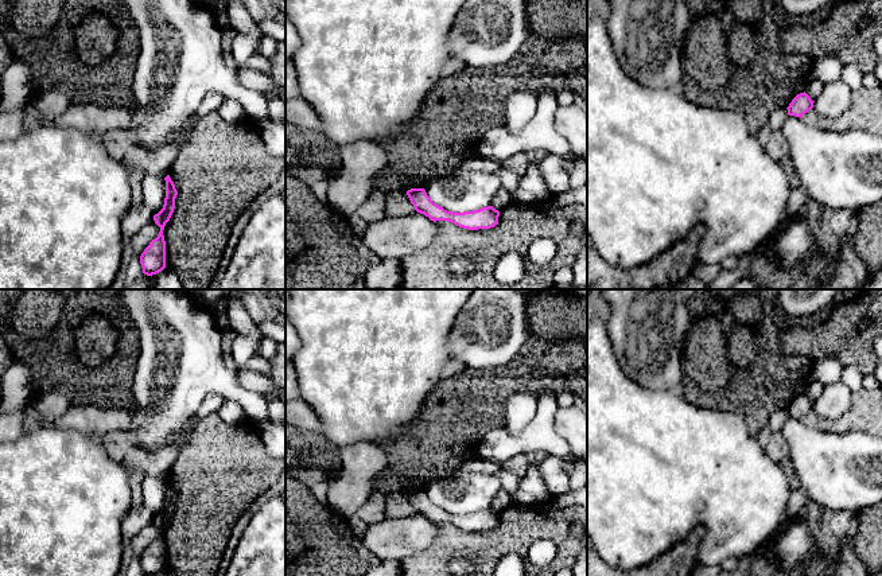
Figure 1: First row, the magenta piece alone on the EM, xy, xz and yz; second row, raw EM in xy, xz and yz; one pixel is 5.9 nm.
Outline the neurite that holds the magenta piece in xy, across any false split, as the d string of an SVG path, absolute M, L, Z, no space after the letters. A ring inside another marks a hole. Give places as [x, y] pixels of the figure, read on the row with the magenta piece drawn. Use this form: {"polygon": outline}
{"polygon": "M167 175L164 180L166 180L164 205L163 209L154 215L154 221L160 227L160 231L158 237L149 242L149 245L144 249L144 252L140 256L143 273L147 276L156 275L166 268L166 241L163 230L174 213L175 198L178 195L178 191L170 175Z"}

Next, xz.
{"polygon": "M411 188L407 195L415 210L434 222L447 221L469 230L490 229L498 223L500 211L493 206L474 211L454 213L434 203L424 188Z"}

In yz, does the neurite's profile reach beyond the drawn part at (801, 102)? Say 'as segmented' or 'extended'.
as segmented

